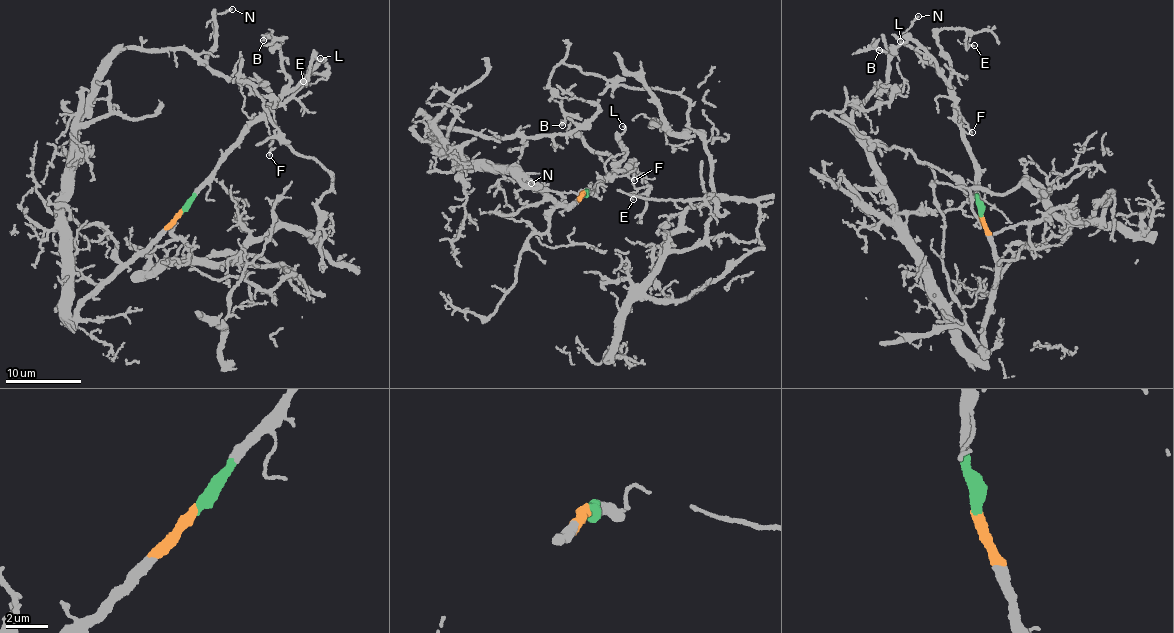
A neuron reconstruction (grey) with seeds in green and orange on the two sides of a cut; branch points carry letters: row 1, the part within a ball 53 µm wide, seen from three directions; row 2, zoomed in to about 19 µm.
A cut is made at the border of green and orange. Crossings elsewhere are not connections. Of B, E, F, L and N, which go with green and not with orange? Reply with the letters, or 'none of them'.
B, E, F, L

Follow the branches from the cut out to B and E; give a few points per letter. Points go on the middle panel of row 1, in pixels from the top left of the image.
B: (584, 193), (594, 190), (614, 170), (615, 161), (585, 144), (570, 127), (570, 118), (566, 116), (562, 125)
E: (584, 193), (589, 194), (619, 170), (624, 174), (630, 163), (648, 190), (632, 193), (634, 199)

